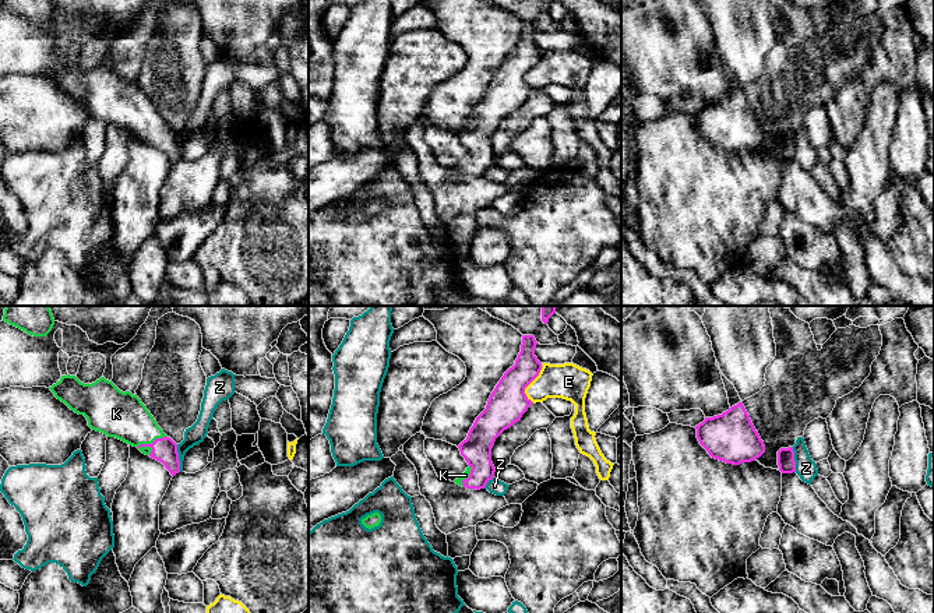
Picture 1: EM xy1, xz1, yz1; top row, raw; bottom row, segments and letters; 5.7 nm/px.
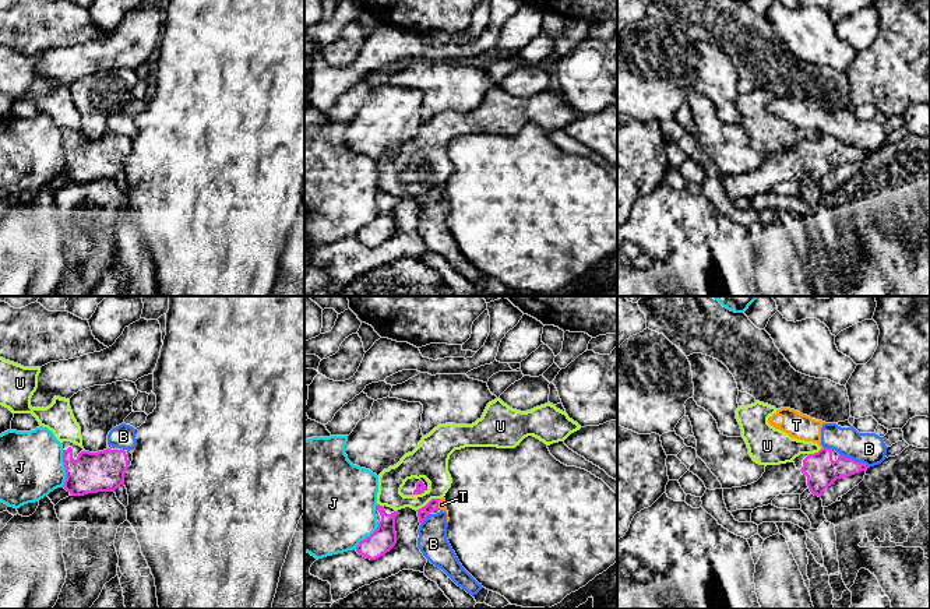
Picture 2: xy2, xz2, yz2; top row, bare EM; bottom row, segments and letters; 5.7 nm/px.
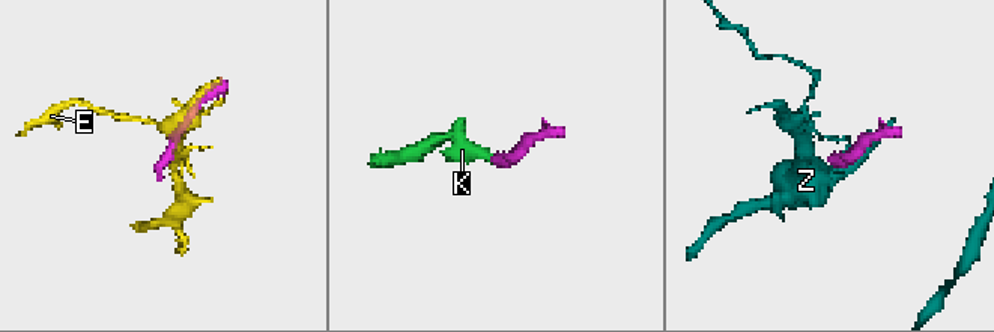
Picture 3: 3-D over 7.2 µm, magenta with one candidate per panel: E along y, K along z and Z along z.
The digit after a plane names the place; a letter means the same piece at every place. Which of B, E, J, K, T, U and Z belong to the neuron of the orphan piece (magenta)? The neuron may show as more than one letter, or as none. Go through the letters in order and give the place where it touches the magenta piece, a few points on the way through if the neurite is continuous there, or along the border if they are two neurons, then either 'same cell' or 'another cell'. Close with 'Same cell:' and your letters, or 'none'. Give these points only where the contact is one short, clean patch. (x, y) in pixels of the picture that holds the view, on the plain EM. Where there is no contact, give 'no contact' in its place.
B: contact yz2 (853, 147); border yz2 (839, 140), (869, 154); another cell
E: contact xz1 (528, 71); border xz1 (542, 55), (539, 62), (525, 76), (525, 83), (532, 90); another cell
J: contact xy2 (64, 154); another cell
K: contact xy1 (152, 130); way xy1 (165, 137), (152, 130), (122, 102); same cell
T: no contact; another cell
U: contact xz2 (429, 189); another cell
Z: contact xy1 (178, 145); border xy1 (176, 131), (180, 158); another cell
Same cell: K

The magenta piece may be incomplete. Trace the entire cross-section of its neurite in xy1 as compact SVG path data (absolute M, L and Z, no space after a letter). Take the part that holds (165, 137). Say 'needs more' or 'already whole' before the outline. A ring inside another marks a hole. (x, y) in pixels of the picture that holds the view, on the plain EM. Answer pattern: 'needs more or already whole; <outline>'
needs more; M70 61L49 75L71 98L84 102L92 117L137 134L162 149L172 163L180 159L177 131L163 120L137 81L120 78L105 64L84 71Z

